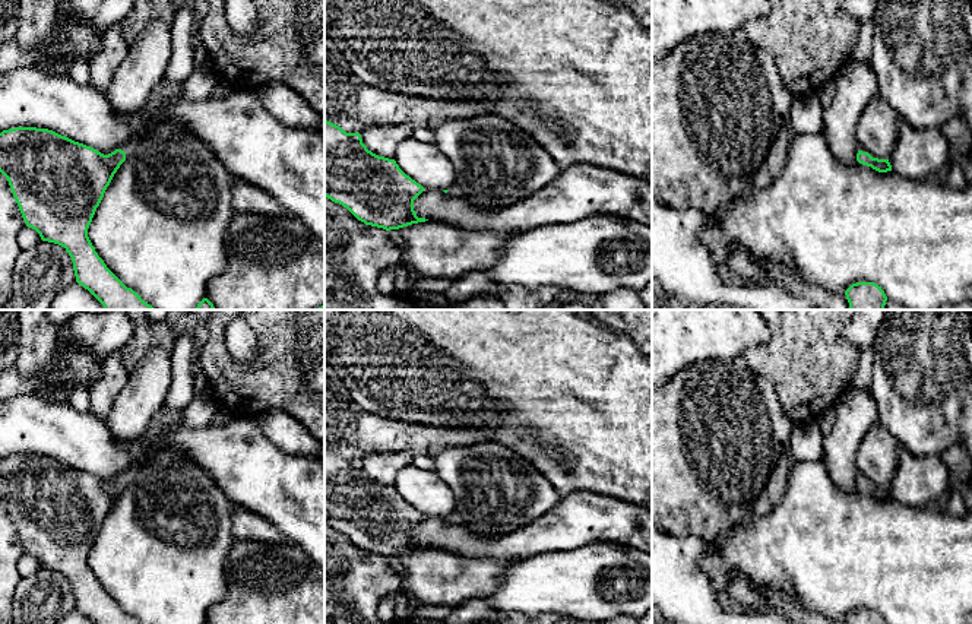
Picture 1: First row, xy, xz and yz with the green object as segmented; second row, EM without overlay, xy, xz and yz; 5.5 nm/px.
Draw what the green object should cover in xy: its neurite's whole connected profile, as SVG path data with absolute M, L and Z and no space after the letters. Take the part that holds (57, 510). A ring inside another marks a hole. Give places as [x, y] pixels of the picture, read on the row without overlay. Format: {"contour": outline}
{"contour": "M48 456L0 460L0 500L7 506L26 554L66 576L76 609L94 624L140 624L95 579L88 555L120 492L143 463L104 482Z"}

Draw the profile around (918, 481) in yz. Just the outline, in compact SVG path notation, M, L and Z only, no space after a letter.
M900 444L896 454L897 465L889 490L900 504L922 509L950 490L950 472L940 456L916 457Z

